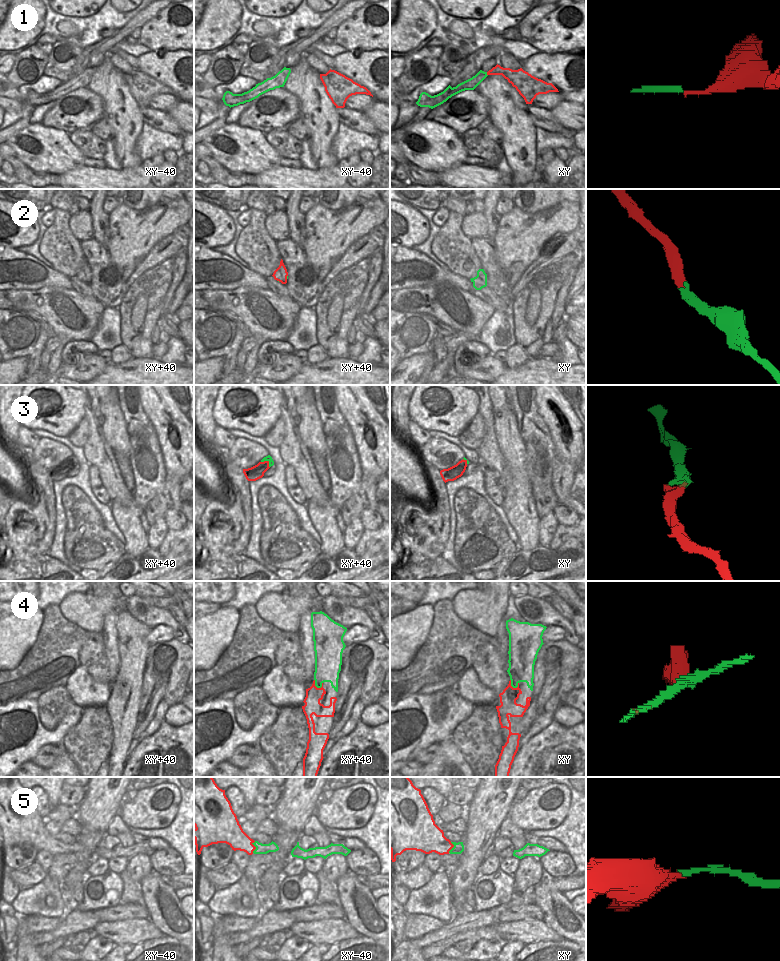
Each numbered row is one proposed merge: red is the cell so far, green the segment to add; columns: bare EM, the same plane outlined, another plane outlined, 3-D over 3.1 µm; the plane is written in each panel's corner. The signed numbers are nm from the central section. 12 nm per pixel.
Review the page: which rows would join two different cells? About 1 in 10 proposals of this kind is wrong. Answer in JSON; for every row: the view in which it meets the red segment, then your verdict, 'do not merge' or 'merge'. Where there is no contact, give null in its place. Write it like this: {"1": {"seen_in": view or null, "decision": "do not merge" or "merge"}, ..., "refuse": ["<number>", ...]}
{"1": {"seen_in": "xy", "decision": "merge"}, "2": {"seen_in": "xy+40", "decision": "merge"}, "3": {"seen_in": "xy+40", "decision": "merge"}, "4": {"seen_in": "xy+40", "decision": "merge"}, "5": {"seen_in": "xy-40", "decision": "merge"}, "refuse": []}

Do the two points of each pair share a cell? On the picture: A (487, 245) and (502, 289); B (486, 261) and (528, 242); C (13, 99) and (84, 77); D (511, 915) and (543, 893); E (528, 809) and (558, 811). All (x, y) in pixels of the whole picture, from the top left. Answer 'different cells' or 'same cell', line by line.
A: same cell
B: different cells
C: same cell
D: different cells
E: same cell

